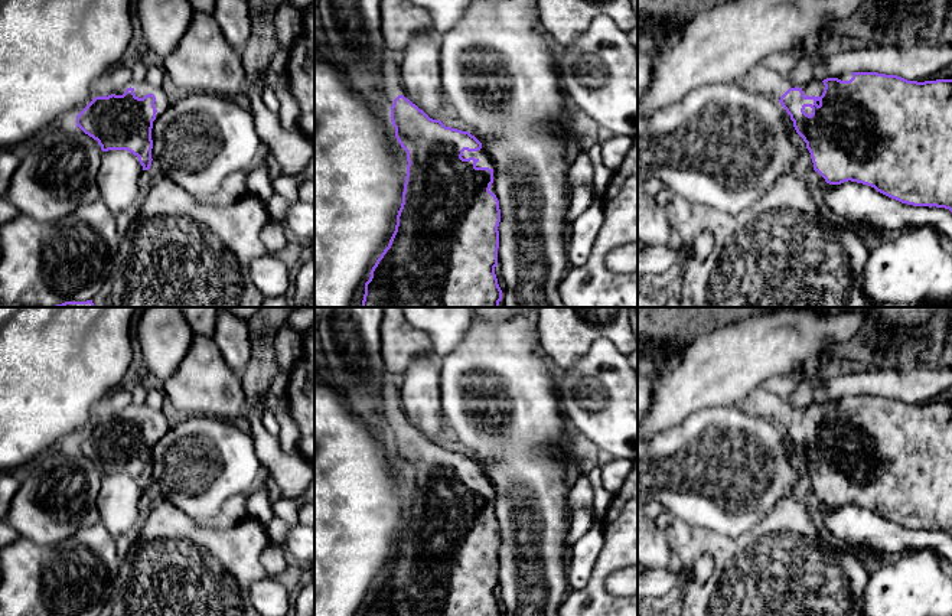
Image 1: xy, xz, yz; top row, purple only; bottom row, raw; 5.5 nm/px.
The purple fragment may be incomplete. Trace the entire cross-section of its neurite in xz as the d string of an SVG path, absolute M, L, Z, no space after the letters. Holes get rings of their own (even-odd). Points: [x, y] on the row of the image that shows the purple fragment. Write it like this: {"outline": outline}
{"outline": "M404 95L391 107L395 137L407 151L407 176L395 231L371 270L361 307L499 307L502 290L495 267L499 248L499 201L492 193L493 166L482 143L469 131L430 118Z"}

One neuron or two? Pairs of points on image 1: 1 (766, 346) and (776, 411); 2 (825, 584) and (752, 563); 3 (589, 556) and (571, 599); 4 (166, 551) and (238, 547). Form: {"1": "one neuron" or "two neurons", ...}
{"1": "two neurons", "2": "one neuron", "3": "two neurons", "4": "one neuron"}

